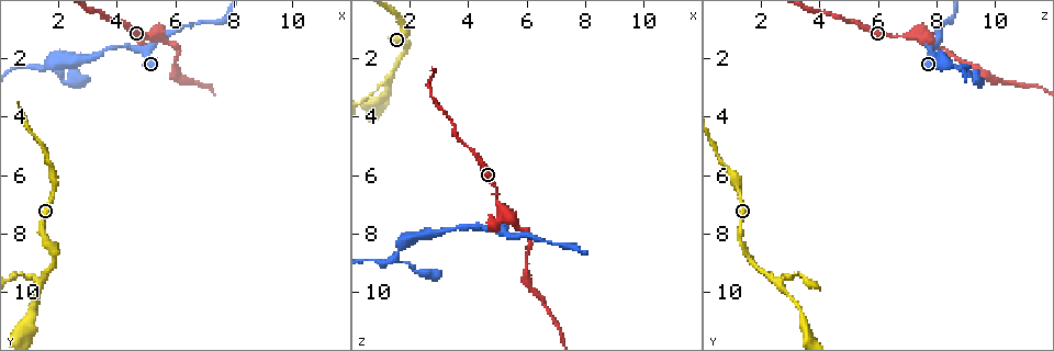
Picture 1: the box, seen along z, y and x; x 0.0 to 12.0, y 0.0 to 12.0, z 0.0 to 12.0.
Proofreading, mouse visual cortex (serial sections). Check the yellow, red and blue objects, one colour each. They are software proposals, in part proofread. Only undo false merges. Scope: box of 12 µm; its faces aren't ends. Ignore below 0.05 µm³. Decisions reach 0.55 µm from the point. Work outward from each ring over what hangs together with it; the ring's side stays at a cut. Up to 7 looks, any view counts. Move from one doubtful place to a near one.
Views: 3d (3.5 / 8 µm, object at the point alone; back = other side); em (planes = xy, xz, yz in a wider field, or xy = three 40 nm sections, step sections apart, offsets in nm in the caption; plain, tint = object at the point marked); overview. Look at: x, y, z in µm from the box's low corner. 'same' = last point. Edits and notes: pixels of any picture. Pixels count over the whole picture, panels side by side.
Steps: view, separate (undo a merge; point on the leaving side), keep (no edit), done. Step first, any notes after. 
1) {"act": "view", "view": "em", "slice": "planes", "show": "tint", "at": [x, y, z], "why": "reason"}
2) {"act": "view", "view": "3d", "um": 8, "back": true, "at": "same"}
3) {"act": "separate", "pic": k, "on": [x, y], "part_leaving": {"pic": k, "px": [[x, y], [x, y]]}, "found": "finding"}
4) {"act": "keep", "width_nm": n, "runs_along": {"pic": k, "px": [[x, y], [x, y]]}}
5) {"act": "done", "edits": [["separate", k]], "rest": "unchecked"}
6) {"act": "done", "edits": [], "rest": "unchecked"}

{"act": "view", "view": "3d", "um": 3.5, "at": [5.2, 1.2, 7.2], "why": "calibre changes"}

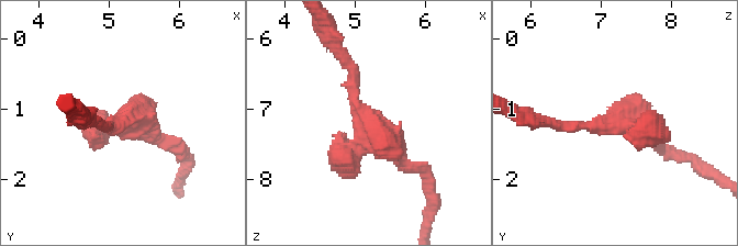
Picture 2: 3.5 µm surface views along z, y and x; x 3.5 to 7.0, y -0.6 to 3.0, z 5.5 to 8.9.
{"act": "keep", "runs_along": {"pic": 2, "px": [[342, 56], [356, 107], [410, 166]]}, "found": "all the same cell"}

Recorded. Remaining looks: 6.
{"act": "view", "view": "3d", "um": 3.5, "at": [1.5, 2.4, 8.8], "why": "abrupt turn"}

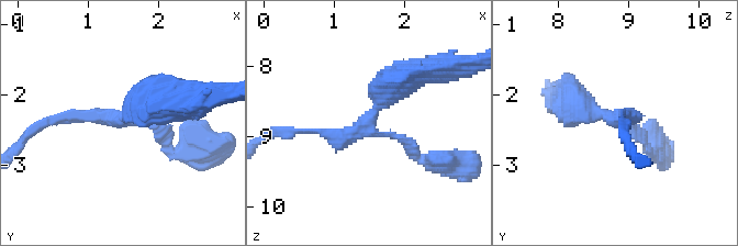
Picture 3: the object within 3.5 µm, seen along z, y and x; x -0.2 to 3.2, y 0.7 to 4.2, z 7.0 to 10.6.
{"act": "view", "view": "em", "slice": "xy", "step": 3, "show": "tint", "at": [1.50, 2.30, 8.80]}

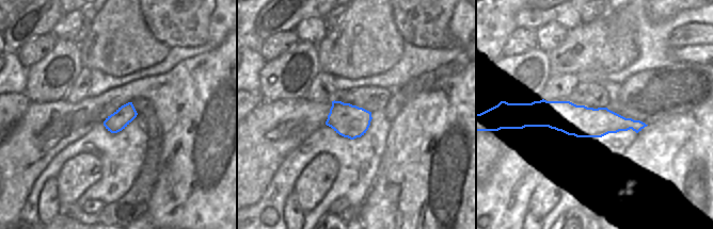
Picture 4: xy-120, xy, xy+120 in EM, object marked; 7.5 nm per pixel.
{"act": "view", "view": "em", "slice": "xy", "step": 1, "show": "tint", "at": "same"}

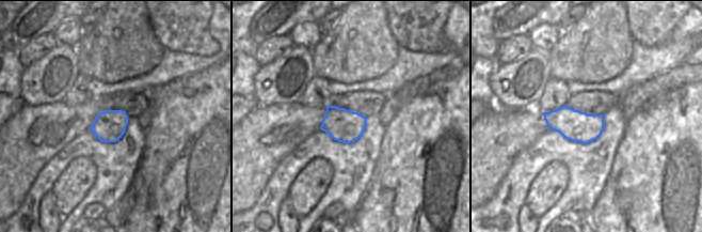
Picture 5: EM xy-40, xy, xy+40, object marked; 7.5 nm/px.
{"act": "keep", "arm_widths_nm": [150, 150, 450], "found": "all the same cell"}

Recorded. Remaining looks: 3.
{"act": "view", "view": "3d", "um": 8, "at": [1.4, 9.6, 2.5], "why": "arms part here"}

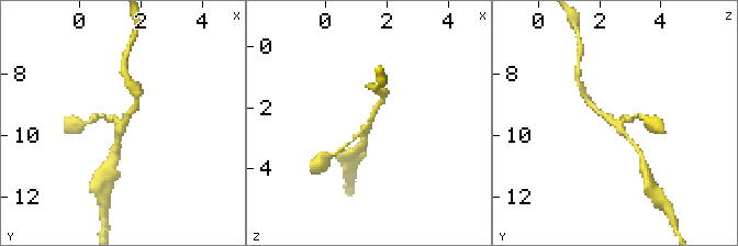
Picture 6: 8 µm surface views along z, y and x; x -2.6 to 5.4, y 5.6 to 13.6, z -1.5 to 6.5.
{"act": "view", "view": "3d", "um": 3.5, "at": [1.4, 9.7, 2.6]}

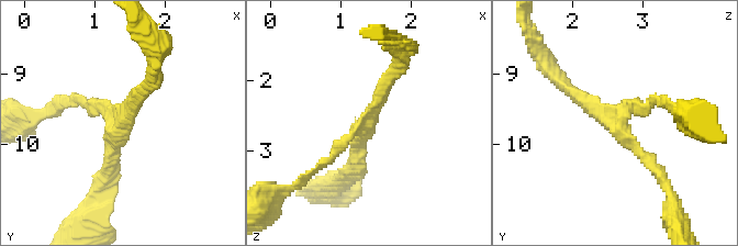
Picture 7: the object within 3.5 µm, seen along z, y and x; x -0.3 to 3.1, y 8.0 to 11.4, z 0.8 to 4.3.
{"act": "view", "view": "em", "slice": "xy", "step": 1, "show": "tint", "at": [1.35, 9.75, 2.60], "why": "need the tissue"}

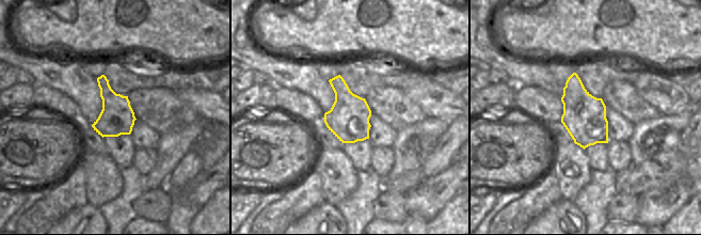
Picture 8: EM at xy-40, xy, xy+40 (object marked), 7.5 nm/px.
{"act": "keep", "arm_widths_nm": [150, 200, 200], "runs_along": {"pic": 7, "px": [[562, 84], [622, 131], [661, 178]]}, "found": "continuous, no second cell"}

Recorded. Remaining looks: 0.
{"act": "done", "edits": [], "rest": "unchecked"}

